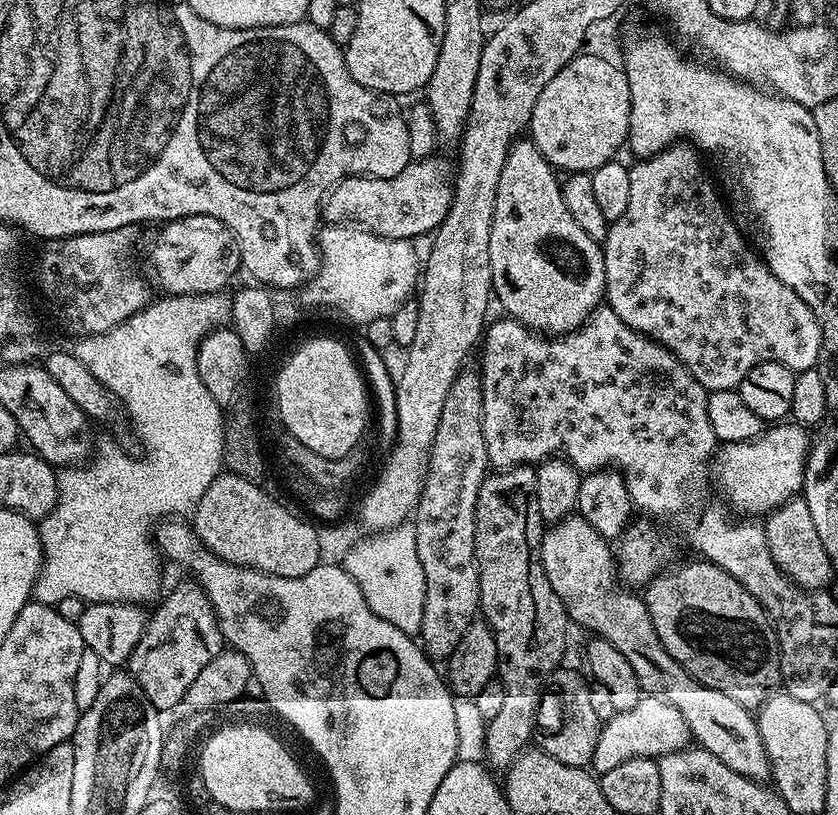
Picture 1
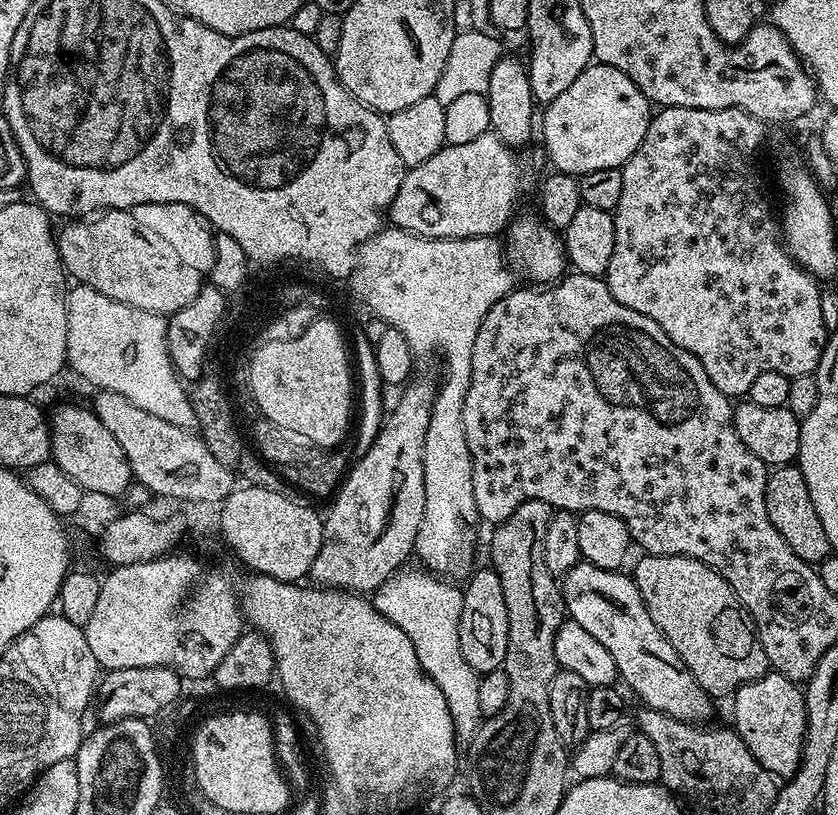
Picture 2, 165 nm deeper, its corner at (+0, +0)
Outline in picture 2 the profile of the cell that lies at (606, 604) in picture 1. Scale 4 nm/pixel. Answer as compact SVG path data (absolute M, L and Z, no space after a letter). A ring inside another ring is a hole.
M587 562L575 564L562 578L562 595L571 623L582 626L598 638L614 658L619 679L628 683L627 691L637 696L643 707L670 714L688 724L708 722L712 716L713 697L686 670L674 646L666 642L662 630L654 626L650 610L642 602L635 579L620 570L602 570Z

